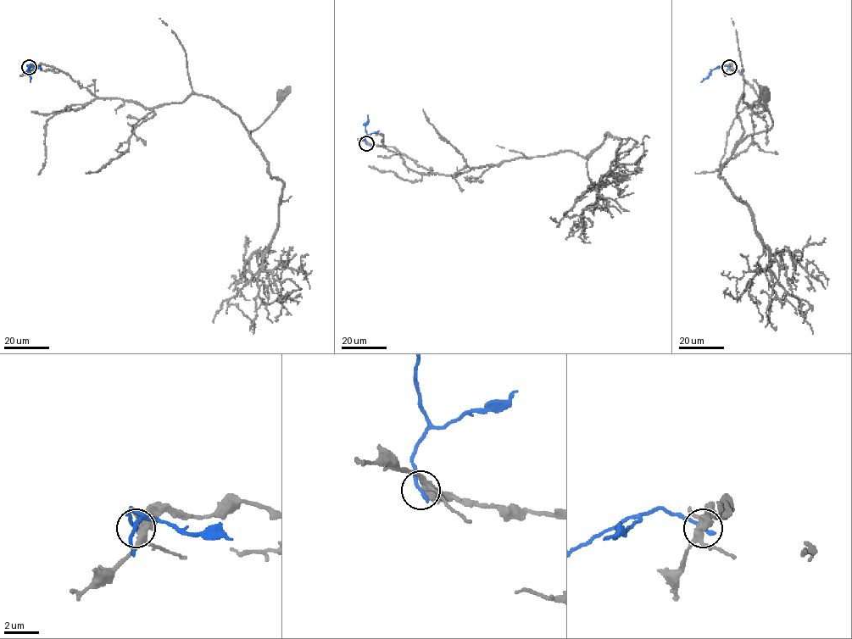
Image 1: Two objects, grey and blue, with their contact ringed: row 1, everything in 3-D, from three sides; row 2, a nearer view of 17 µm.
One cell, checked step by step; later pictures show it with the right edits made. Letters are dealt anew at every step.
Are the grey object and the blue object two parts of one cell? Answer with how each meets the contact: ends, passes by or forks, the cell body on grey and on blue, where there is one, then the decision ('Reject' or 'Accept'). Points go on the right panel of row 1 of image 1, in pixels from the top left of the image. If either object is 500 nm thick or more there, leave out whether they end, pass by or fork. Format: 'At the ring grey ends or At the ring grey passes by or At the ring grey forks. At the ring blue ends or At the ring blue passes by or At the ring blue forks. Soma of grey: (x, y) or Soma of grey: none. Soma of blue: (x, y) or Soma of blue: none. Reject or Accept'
At the ring grey forks. At the ring blue ends. Soma of grey: (765, 95). Soma of blue: none. Reject

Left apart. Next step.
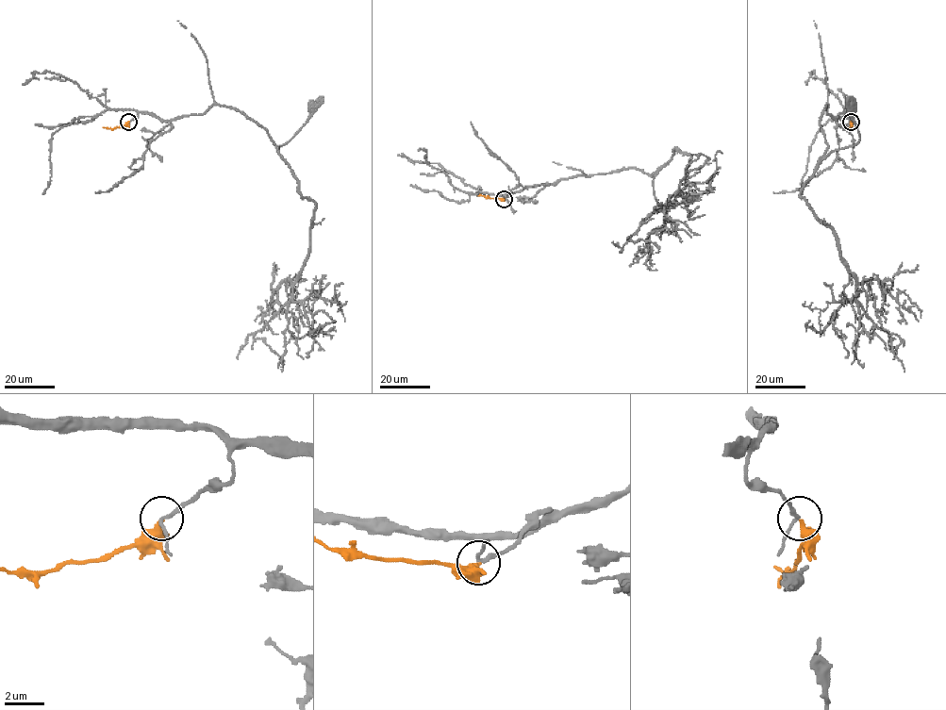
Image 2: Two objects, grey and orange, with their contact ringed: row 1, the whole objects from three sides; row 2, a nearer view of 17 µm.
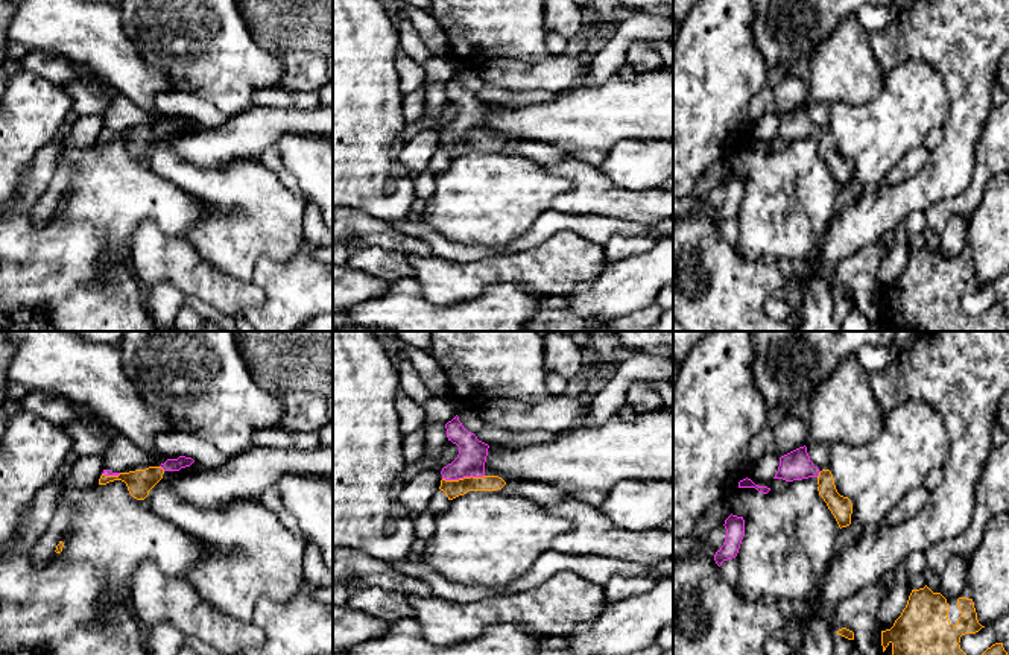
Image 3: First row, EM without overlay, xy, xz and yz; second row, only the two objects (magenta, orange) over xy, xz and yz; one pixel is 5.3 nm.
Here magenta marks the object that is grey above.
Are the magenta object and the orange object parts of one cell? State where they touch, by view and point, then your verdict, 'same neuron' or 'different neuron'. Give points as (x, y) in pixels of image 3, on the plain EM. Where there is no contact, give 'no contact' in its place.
meets magenta in xz at (462, 137); same neuron

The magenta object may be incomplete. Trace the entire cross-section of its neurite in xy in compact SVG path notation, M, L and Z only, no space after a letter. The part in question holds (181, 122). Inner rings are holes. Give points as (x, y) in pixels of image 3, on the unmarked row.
M179 115L178 119L167 119L160 126L149 126L146 129L135 129L129 132L112 132L103 129L99 144L106 144L114 140L126 143L129 153L137 160L144 160L149 150L163 138L166 131L179 131L190 126L195 120L191 117Z

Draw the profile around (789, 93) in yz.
M793 73L777 79L772 90L772 111L778 115L784 115L799 106L804 106L807 102L807 85Z

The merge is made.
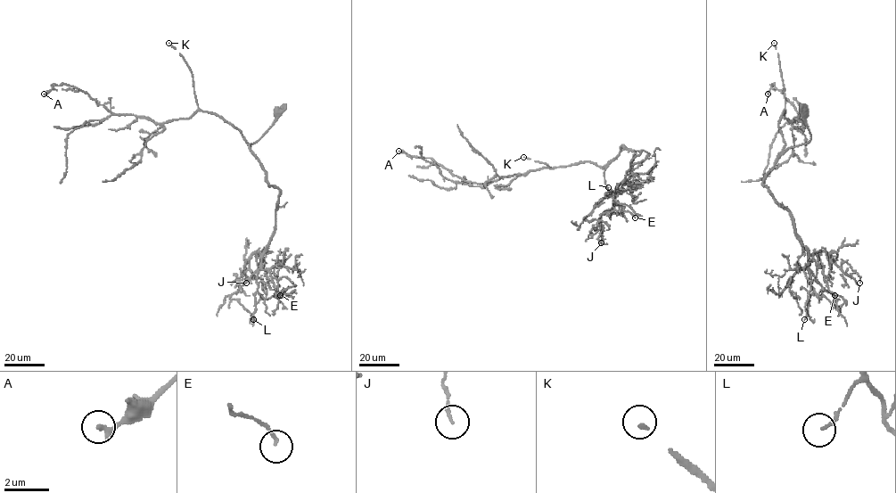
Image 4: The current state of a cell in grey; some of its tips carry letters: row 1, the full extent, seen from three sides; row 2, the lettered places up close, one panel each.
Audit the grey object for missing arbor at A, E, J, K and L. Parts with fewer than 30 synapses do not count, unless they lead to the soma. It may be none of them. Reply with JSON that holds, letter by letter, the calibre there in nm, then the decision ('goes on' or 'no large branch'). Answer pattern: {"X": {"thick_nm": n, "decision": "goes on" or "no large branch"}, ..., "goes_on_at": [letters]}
{"A": {"thick_nm": 240, "decision": "no large branch"}, "E": {"thick_nm": 130, "decision": "no large branch"}, "J": {"thick_nm": 120, "decision": "no large branch"}, "K": {"thick_nm": 110, "decision": "goes on"}, "L": {"thick_nm": 70, "decision": "no large branch"}, "goes_on_at": ["K"]}

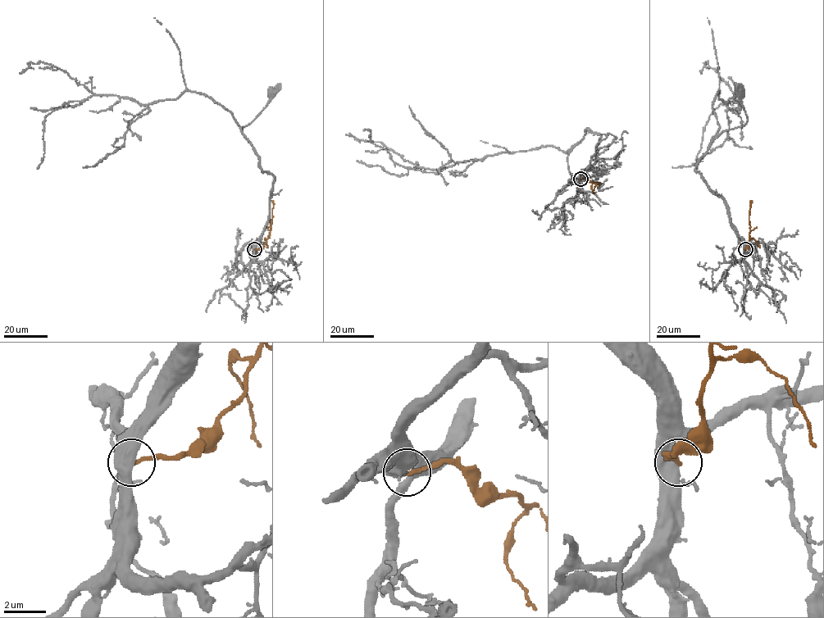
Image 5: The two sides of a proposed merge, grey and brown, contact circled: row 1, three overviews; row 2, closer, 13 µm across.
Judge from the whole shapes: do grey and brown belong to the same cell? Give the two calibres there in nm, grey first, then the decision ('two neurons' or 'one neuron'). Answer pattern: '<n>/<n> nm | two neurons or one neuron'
550/170 nm | two neurons

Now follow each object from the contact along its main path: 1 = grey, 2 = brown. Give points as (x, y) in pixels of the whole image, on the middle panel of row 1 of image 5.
1: (580, 179), (595, 163), (600, 136), (588, 129), (568, 155), (567, 162), (570, 173), (580, 181), (597, 174)
2: (580, 179), (598, 182), (598, 185)

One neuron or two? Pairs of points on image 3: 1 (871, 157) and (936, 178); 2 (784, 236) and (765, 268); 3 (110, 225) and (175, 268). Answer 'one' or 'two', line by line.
1: two
2: two
3: two

